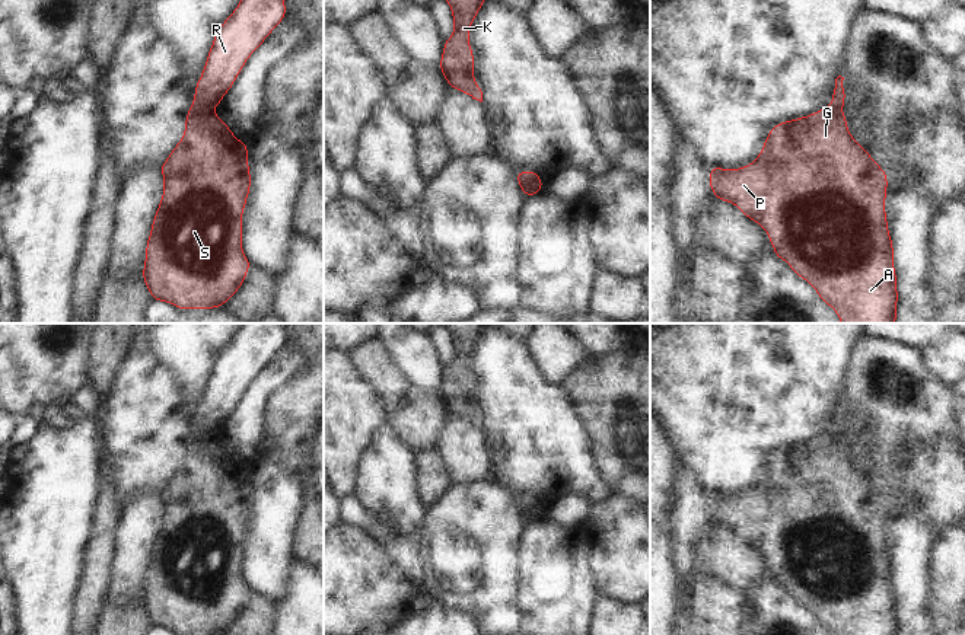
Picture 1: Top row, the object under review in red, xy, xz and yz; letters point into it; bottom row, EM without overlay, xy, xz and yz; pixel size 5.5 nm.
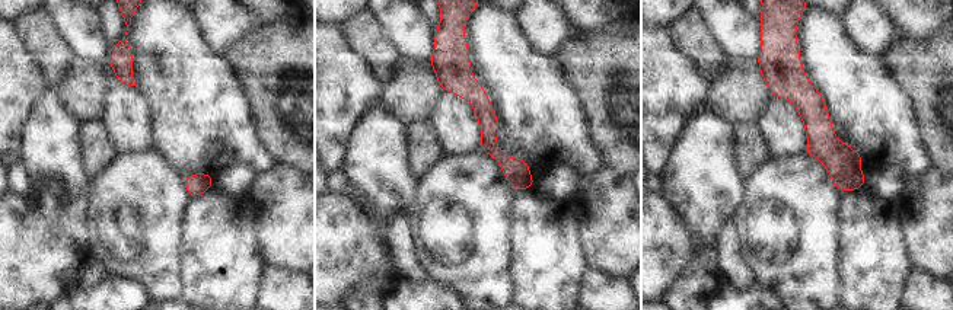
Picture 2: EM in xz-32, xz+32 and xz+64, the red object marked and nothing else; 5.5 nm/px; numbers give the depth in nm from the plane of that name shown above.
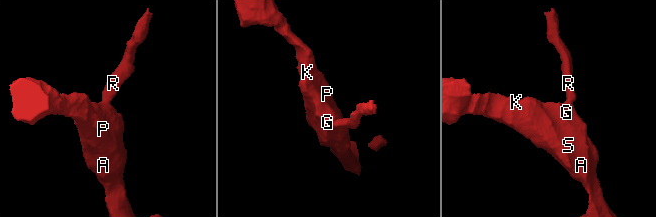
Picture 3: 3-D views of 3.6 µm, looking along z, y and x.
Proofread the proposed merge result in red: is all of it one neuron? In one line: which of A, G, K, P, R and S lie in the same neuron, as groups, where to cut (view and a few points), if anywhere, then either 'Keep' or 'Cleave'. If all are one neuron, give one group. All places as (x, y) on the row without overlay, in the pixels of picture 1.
Groups: A G K P S / R. Split along xz (540, 504), (519, 509). Cleave

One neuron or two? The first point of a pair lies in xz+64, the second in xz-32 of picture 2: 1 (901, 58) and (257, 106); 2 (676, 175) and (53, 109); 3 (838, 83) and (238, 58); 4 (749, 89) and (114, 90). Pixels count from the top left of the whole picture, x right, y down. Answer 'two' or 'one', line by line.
1: one
2: one
3: two
4: two

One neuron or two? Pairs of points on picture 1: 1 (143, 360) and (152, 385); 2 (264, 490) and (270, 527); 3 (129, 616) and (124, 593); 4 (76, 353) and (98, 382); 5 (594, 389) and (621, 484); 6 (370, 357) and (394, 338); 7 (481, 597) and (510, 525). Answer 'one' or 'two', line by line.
1: one
2: one
3: two
4: two
5: one
6: two
7: one

